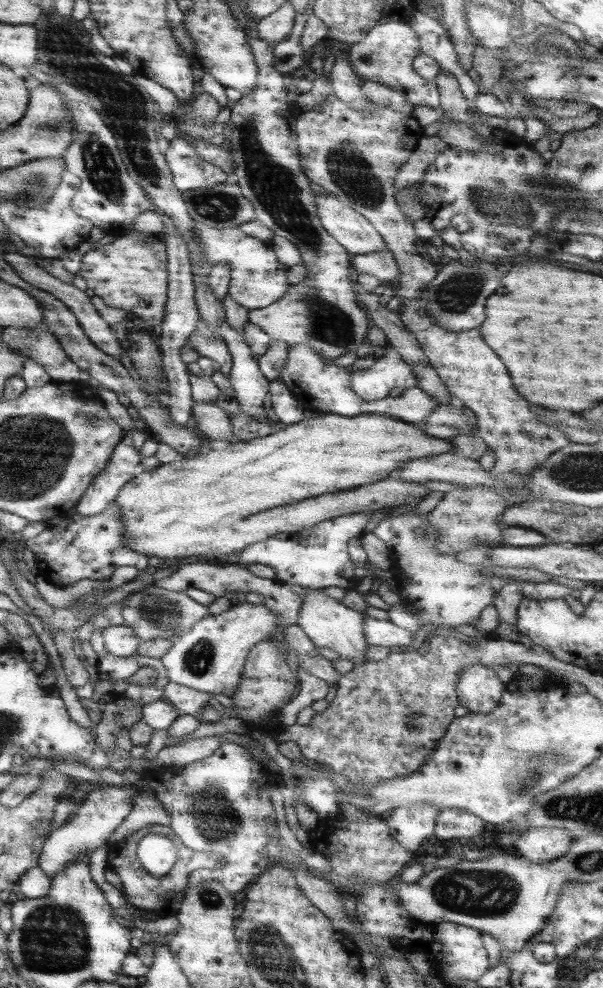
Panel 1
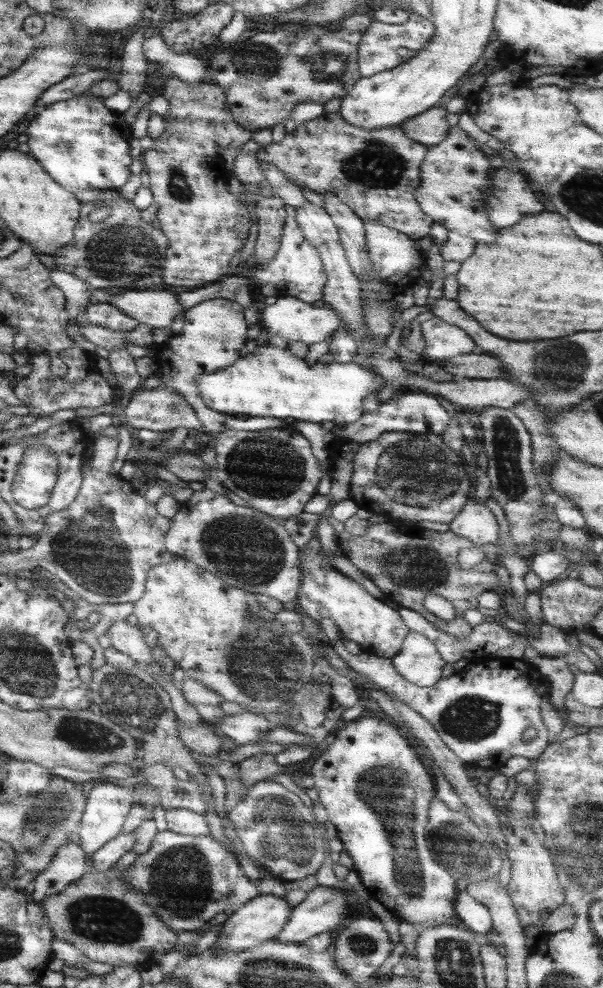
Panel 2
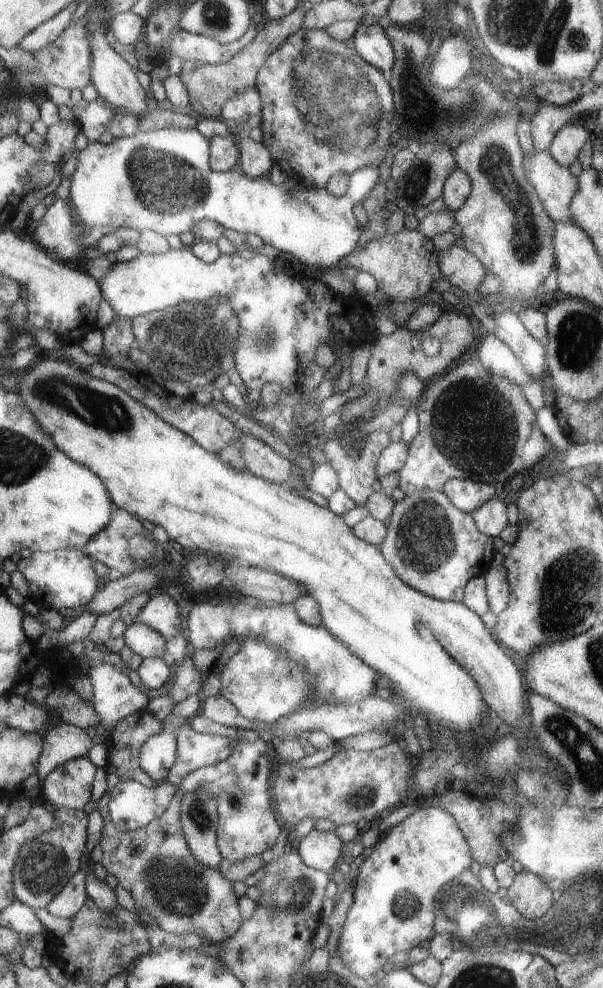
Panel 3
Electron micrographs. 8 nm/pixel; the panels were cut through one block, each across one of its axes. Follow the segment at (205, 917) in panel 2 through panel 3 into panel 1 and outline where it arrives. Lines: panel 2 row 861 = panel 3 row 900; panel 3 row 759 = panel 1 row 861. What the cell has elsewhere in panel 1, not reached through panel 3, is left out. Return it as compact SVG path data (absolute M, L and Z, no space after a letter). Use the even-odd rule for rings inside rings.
M153 824L151 826L145 826L140 828L137 832L131 833L131 836L123 838L119 842L109 844L106 850L106 864L109 870L116 873L121 883L122 896L124 897L128 905L133 908L140 909L141 911L151 912L155 916L155 919L165 918L169 916L175 916L177 910L180 908L182 897L186 889L186 881L189 874L194 870L206 868L207 870L219 869L220 860L219 856L215 854L203 854L203 852L195 852L186 848L183 843L177 838L171 829L167 826L159 826L159 824ZM153 833L166 836L175 845L176 858L172 864L172 868L161 877L150 876L141 868L141 864L136 859L136 846L139 839L143 835Z

